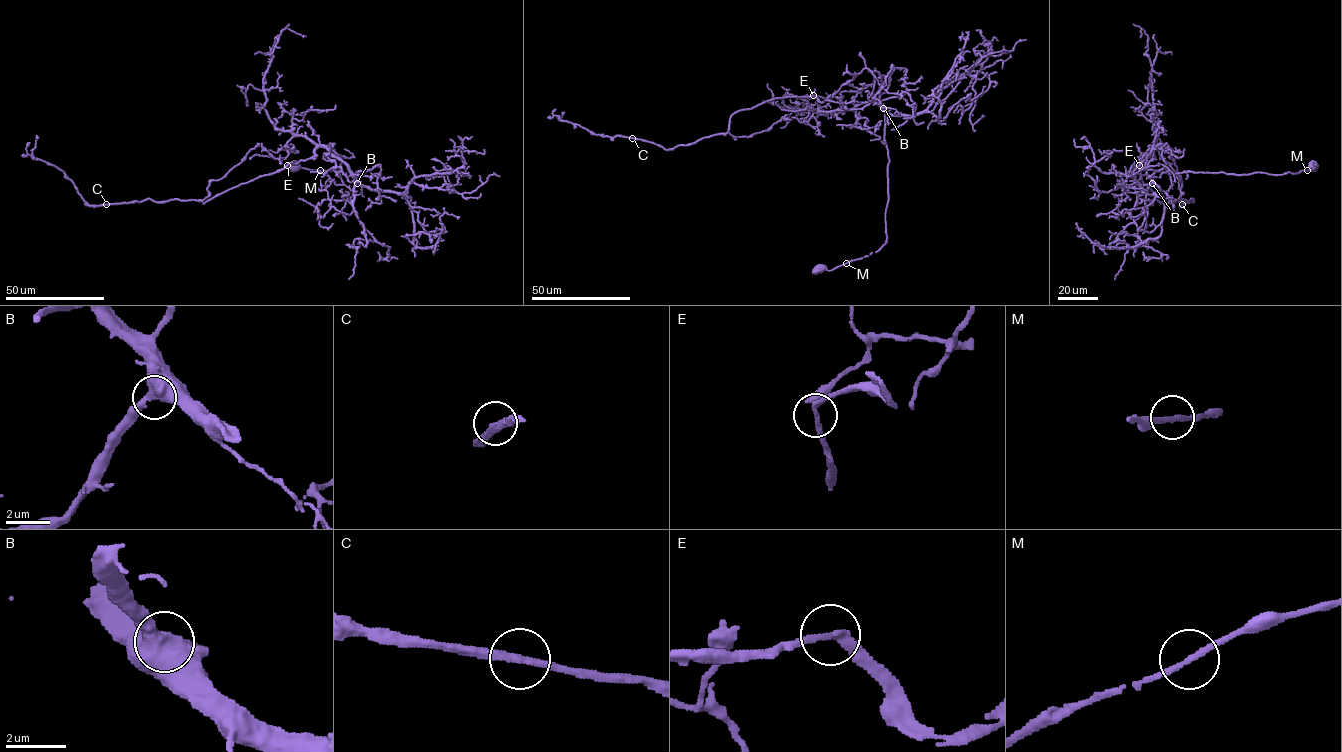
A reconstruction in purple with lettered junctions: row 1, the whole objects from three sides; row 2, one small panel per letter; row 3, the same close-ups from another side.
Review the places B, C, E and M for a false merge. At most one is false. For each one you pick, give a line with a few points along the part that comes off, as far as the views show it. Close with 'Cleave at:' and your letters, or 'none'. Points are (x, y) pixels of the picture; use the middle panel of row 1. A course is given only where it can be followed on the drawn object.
Cleave at: none

